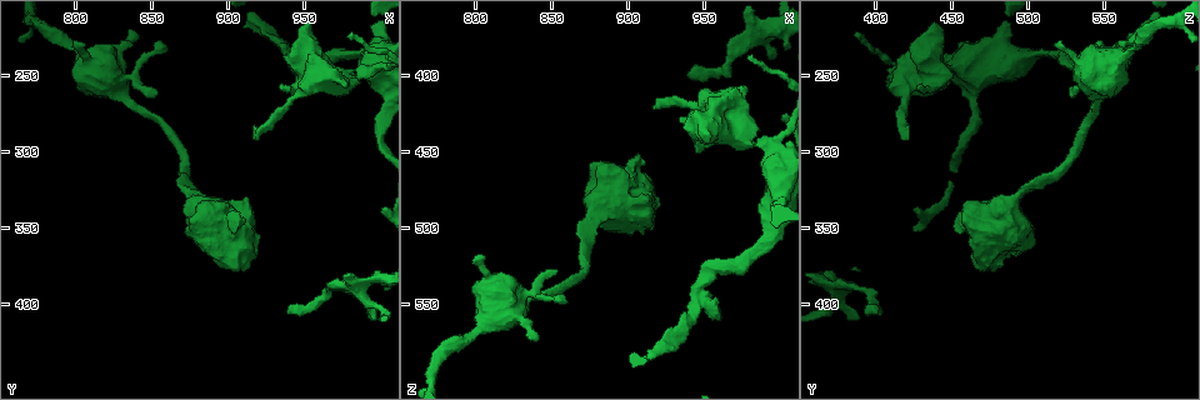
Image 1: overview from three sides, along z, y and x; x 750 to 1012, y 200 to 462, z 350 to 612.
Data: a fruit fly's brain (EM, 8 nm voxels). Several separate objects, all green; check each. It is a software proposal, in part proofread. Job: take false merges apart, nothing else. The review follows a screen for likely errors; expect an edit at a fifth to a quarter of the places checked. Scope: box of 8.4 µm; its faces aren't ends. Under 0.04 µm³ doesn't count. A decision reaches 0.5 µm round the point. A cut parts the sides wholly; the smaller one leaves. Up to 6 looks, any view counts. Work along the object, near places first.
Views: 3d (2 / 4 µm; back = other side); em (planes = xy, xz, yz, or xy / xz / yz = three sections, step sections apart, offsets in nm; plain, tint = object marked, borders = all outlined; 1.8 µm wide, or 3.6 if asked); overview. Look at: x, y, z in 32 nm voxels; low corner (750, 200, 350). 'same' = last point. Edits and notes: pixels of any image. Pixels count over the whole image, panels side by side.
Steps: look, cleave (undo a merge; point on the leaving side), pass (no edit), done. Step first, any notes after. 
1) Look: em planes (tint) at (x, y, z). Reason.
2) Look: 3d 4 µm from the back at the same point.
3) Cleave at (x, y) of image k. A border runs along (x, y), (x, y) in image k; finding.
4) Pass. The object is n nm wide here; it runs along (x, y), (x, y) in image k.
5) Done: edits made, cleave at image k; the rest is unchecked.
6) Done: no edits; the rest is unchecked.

Look: em yz step 8 (tint) at (946, 260, 418). Abrupt turn.

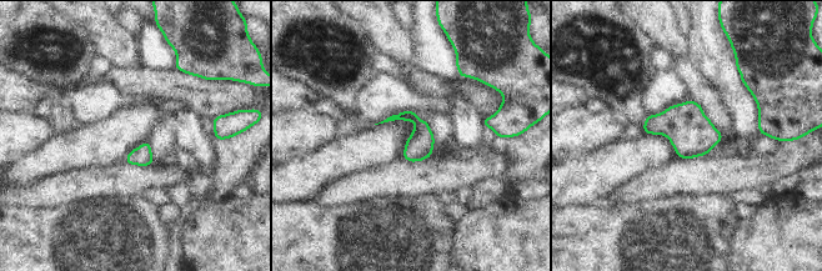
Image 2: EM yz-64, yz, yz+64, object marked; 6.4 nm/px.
Pass. All the same neuron.

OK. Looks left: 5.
Look: 3d 2 µm from the back at (986, 392, 372). Two arms in line, one across.

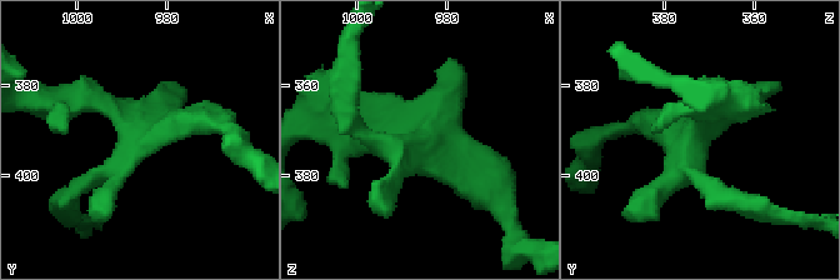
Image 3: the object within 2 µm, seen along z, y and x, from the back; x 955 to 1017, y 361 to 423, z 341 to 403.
Look: em xz step 8 (tint) at (986, 391, 374).

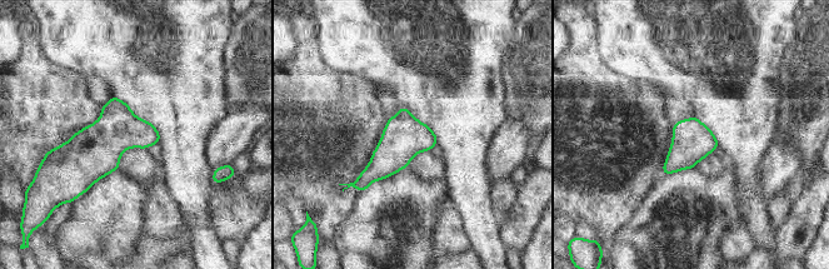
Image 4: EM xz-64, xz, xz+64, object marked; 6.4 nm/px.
Look: em planes (tint) at the same point. Another direction.

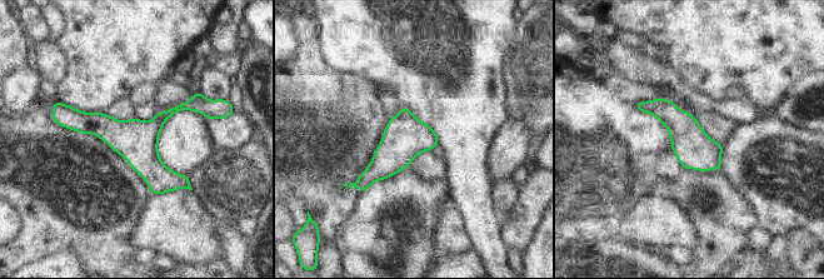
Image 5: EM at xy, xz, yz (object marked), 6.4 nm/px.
Pass. It runs along (203, 110), (176, 108), (149, 130), (61, 120) in image 5; one neuron here.

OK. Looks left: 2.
Done: no edits; the rest is unchecked.

